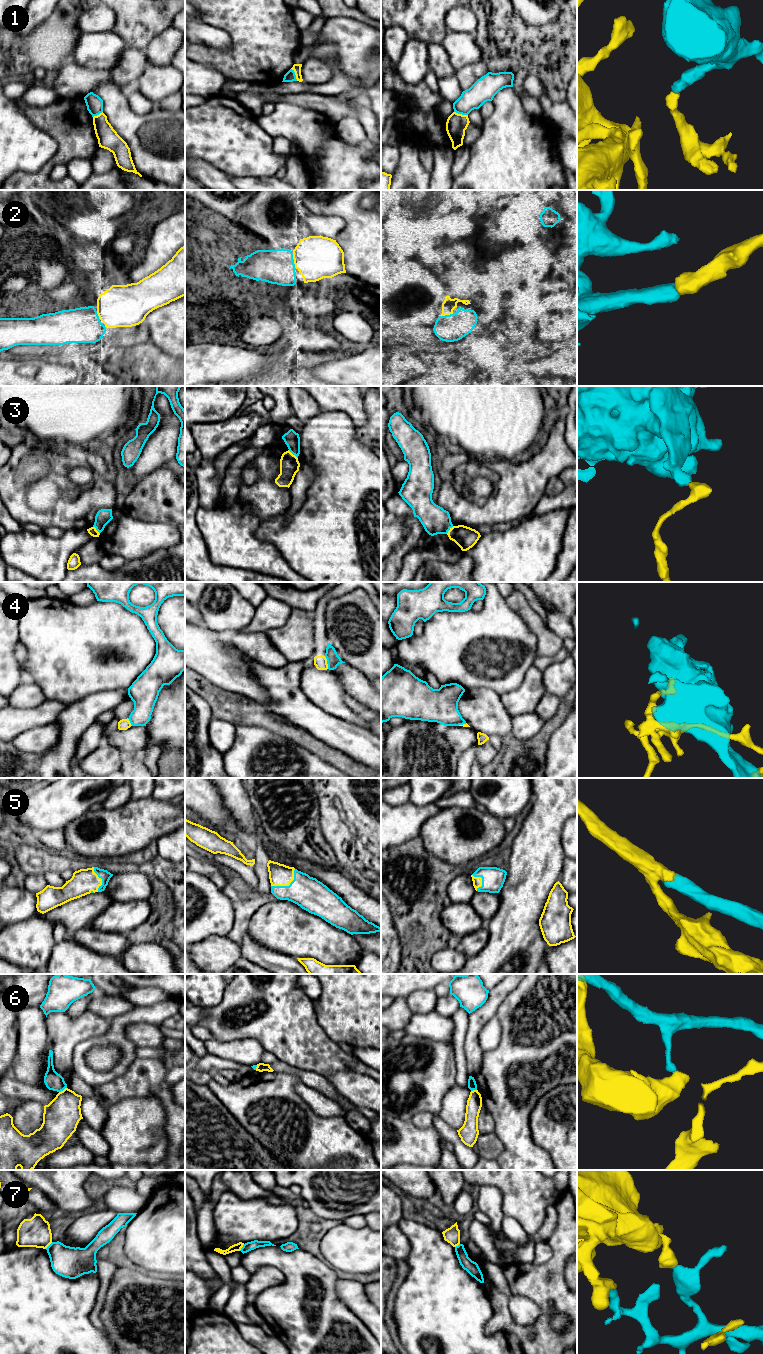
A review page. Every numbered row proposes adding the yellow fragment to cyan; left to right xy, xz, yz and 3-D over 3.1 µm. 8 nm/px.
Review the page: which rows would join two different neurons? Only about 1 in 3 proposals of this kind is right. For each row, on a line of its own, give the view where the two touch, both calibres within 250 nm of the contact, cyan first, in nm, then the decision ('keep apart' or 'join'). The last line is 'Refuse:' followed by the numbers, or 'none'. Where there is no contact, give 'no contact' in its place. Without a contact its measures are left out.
1: contact in yz; calibres 180 and 170 nm; keep apart
2: contact in xz; calibres 280 and 360 nm; join
3: contact in xz; calibres 120 and 160 nm; keep apart
4: contact in xz; calibres 110 and 100 nm; keep apart
5: contact in xz; calibres 260 and 180 nm; join
6: contact in xy; calibres 140 and 300 nm; keep apart
7: contact in xy; calibres 260 and 240 nm; keep apart
Refuse: 1, 3, 4, 6, 7

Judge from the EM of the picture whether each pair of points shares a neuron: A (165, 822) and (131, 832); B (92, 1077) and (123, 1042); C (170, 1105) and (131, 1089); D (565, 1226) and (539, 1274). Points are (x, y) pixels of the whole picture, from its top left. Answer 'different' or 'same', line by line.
A: same
B: same
C: same
D: same

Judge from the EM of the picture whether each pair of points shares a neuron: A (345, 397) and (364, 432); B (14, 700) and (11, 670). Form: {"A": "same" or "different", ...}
{"A": "different", "B": "different"}

